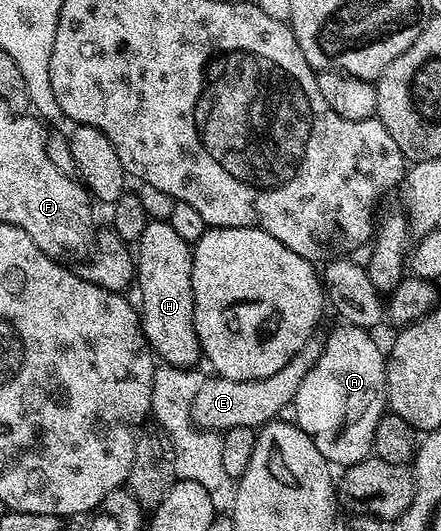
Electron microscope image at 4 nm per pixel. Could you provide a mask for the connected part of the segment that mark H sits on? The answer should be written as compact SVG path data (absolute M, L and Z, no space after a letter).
M152 221L144 229L144 233L138 239L136 244L136 288L142 294L142 303L140 302L140 318L142 320L142 332L145 333L147 341L150 342L150 349L155 356L167 367L180 367L194 369L199 366L200 360L203 358L202 346L198 340L196 333L196 325L194 324L194 294L192 293L192 257L194 256L191 244L184 241L184 237L176 234L176 229L172 229L169 221Z

